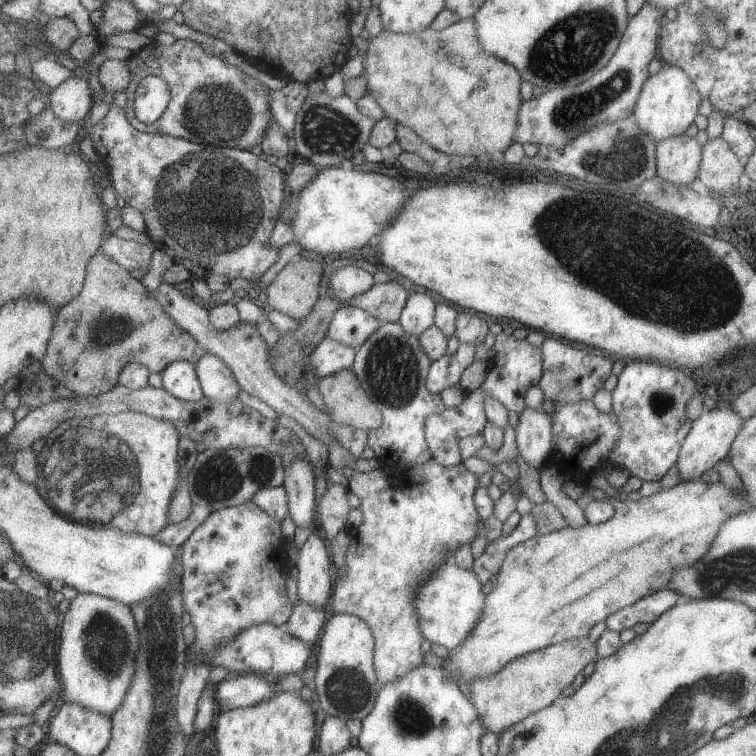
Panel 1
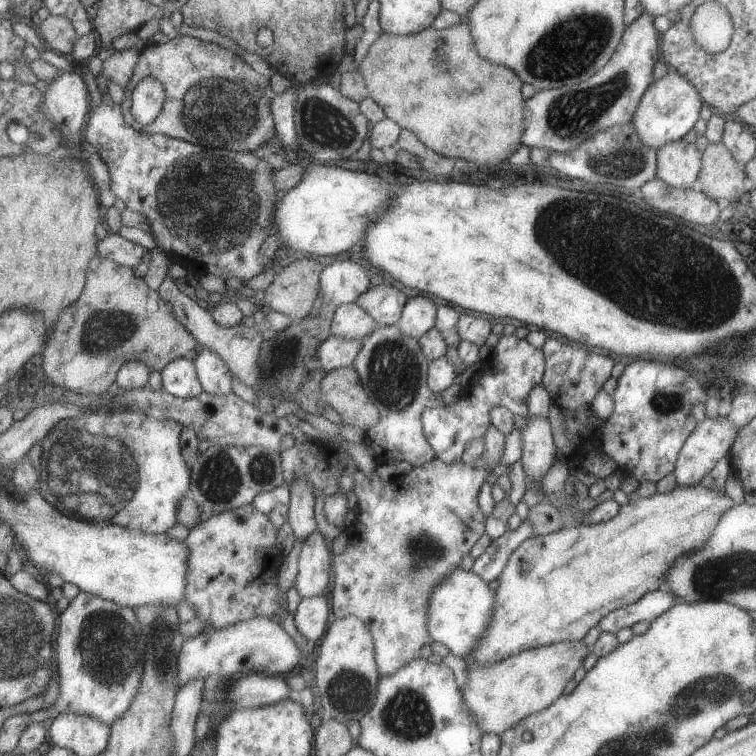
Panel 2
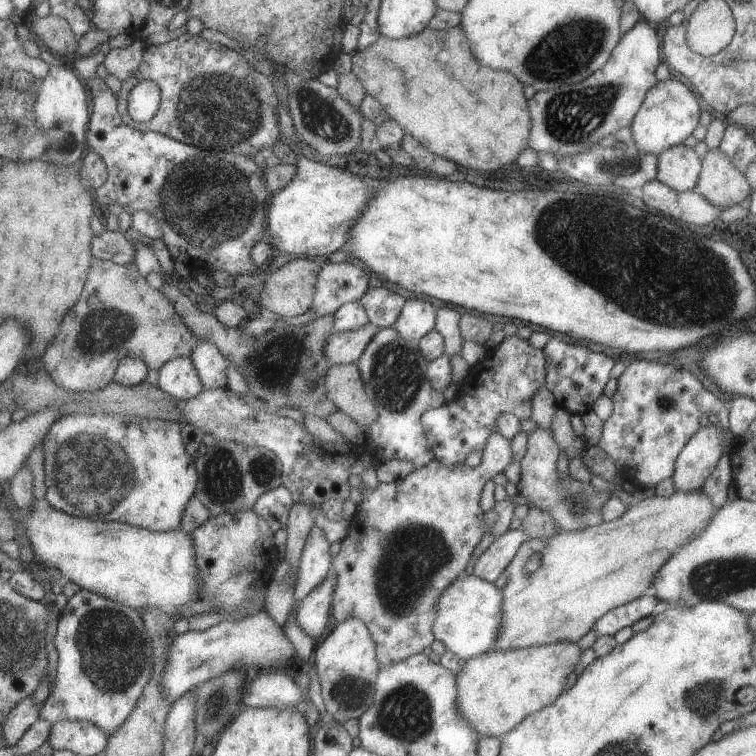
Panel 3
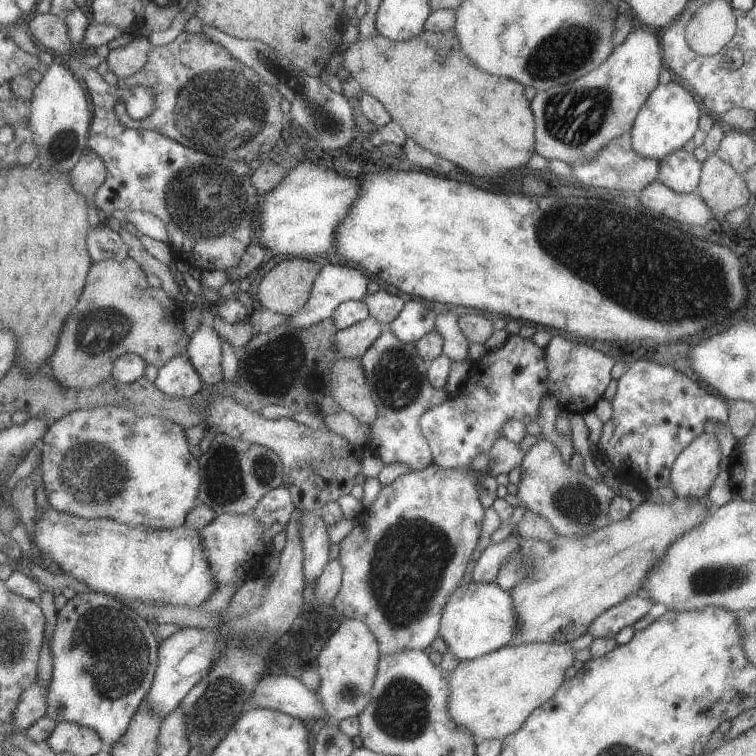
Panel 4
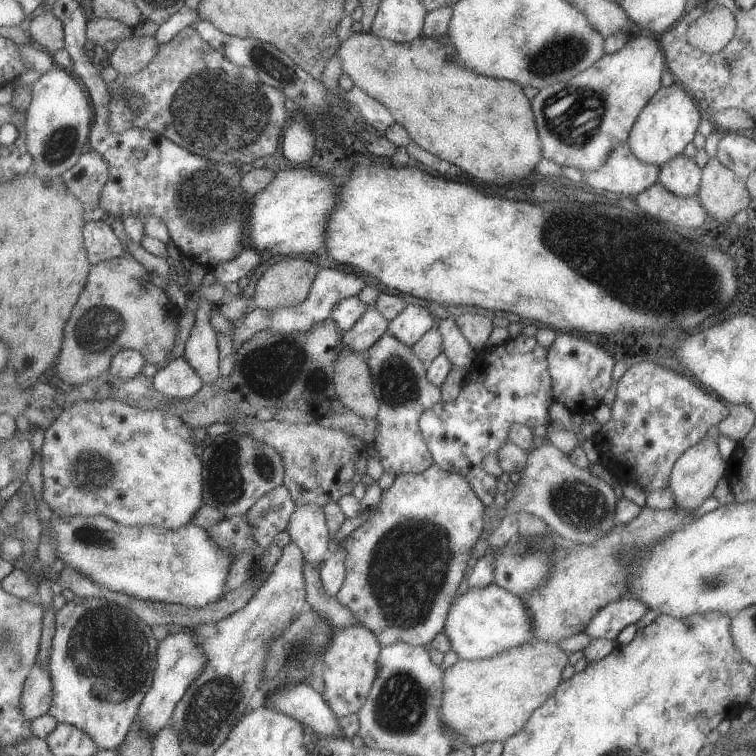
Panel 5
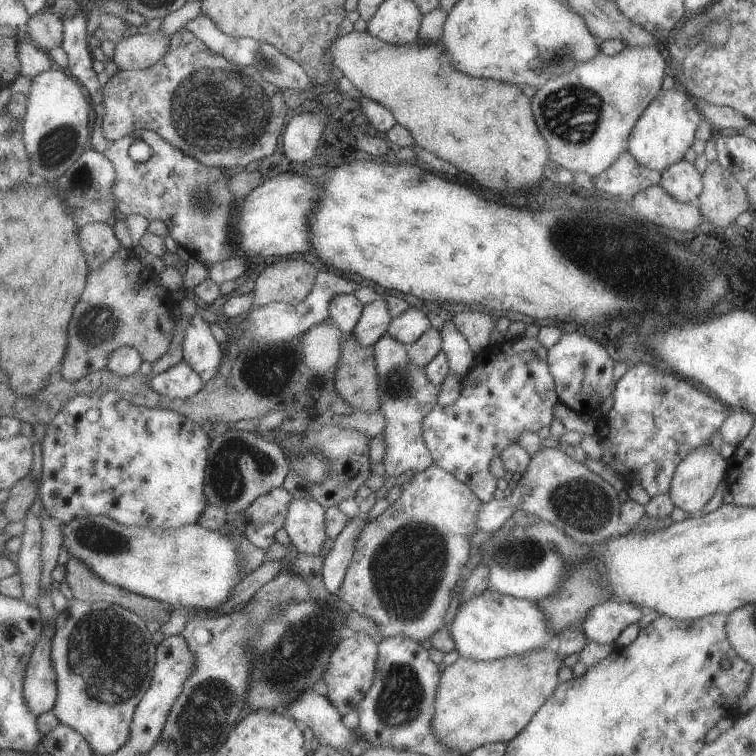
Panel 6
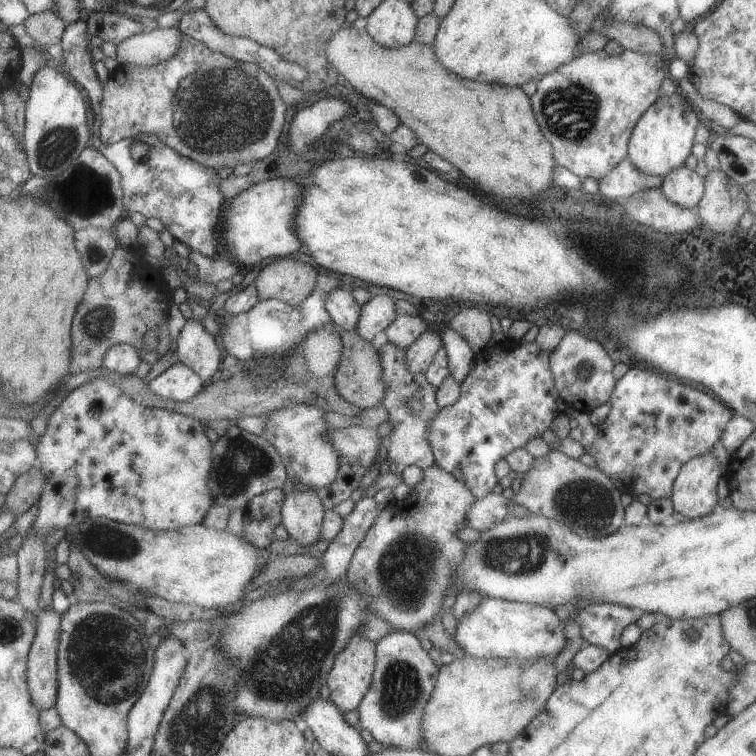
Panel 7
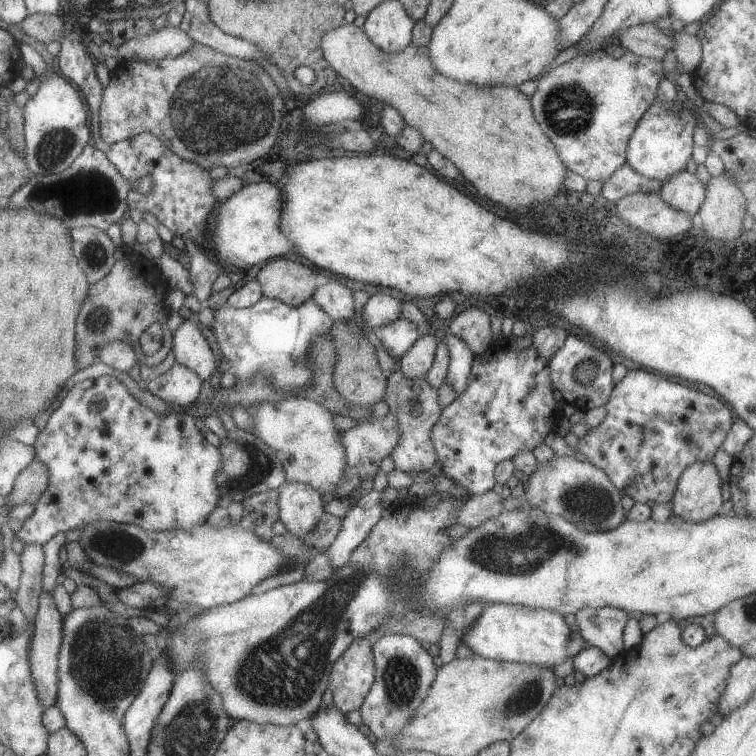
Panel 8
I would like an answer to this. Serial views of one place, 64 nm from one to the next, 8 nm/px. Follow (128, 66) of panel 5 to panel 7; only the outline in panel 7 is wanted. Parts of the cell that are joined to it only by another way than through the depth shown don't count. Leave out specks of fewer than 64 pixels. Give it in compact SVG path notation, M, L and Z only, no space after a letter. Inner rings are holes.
M160 28L133 36L118 46L119 65L152 66L170 60L182 50L182 31Z

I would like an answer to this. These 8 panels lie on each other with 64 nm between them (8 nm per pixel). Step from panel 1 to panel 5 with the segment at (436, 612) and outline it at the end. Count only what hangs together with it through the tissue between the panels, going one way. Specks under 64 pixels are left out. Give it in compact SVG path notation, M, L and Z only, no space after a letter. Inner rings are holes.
M491 583L482 588L468 588L465 593L457 594L448 610L442 632L459 659L479 660L530 642L533 637L533 622L518 596Z

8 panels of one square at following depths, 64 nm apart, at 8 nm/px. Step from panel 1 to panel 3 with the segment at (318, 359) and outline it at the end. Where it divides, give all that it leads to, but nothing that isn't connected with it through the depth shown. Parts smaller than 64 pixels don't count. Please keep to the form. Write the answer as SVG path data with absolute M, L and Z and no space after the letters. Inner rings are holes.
M369 323L367 326L363 326L361 330L355 330L355 332L353 330L344 333L336 332L331 336L329 344L325 346L325 356L334 365L351 364L359 361L365 352L365 348L377 336L380 329L380 326Z

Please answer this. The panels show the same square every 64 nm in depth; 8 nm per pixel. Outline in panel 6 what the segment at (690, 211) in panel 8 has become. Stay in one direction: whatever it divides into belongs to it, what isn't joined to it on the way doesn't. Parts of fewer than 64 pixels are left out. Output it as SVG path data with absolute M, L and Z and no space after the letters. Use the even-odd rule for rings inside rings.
M684 159L660 173L659 186L668 196L681 203L696 203L702 192L701 175Z

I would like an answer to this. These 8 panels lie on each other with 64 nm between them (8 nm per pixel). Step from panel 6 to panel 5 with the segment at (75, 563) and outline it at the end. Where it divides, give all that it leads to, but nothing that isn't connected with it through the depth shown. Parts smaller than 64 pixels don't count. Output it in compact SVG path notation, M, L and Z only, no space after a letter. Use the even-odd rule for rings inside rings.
M65 566L61 570L61 584L63 584L63 589L68 588L72 591L75 596L81 596L81 598L103 598L108 599L109 602L115 602L125 606L127 610L133 611L139 618L148 622L151 626L163 625L168 626L174 624L176 626L183 627L184 629L195 628L195 626L203 626L203 624L215 624L215 622L221 622L225 618L229 618L232 614L235 614L238 610L245 608L247 603L255 596L255 590L257 586L251 582L253 576L246 580L240 587L237 587L235 590L225 594L225 596L215 603L208 604L203 608L199 607L190 607L187 605L176 605L173 603L166 602L155 602L152 600L143 600L142 598L135 598L135 596L127 596L122 592L115 592L114 590L109 590L97 584L95 580L91 580L89 576L81 574L79 570L71 568L71 566Z

